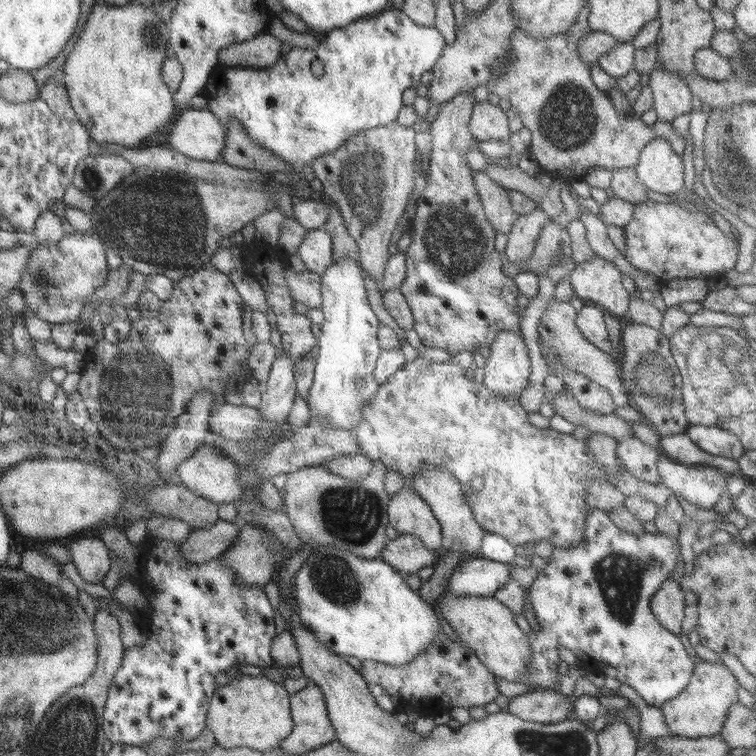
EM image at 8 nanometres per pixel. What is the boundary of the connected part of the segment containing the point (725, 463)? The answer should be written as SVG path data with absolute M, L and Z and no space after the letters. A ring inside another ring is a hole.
M686 432L661 437L660 446L661 454L669 456L678 463L684 463L688 467L708 466L726 475L743 475L737 461L707 454Z

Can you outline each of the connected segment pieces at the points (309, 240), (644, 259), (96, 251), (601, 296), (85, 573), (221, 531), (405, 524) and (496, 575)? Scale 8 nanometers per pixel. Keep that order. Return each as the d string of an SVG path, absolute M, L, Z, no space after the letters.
M326 229L309 230L298 248L308 271L322 276L334 262L333 244Z
M648 200L638 203L634 207L632 220L623 229L627 247L623 257L636 269L651 274L663 283L679 278L708 280L710 276L724 275L724 272L732 270L738 260L738 244L726 238L726 234L718 228L710 214L694 208L684 209L680 203L660 203Z
M71 229L58 242L40 244L36 250L32 251L31 258L22 272L20 286L18 286L26 302L25 307L28 307L31 314L40 320L46 320L51 325L79 320L87 300L94 296L97 289L104 286L108 280L107 249L98 233L92 231L84 234Z
M595 256L574 267L568 280L575 297L586 303L600 306L617 317L628 312L628 290L622 286L622 274L612 262Z
M82 538L67 546L78 573L90 584L103 582L110 570L110 549L100 538Z
M218 520L209 528L193 530L182 544L179 544L182 559L202 563L222 555L238 537L240 530L232 522Z
M406 485L390 500L387 514L389 524L399 535L412 534L420 538L428 549L442 551L444 532L433 510L417 494L414 488Z
M472 556L456 565L456 569L450 573L446 591L454 597L493 596L512 578L510 565Z

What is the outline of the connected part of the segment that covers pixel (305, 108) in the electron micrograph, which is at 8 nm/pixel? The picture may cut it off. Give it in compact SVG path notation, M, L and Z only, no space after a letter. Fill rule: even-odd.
M395 8L375 18L350 22L331 30L319 36L319 41L316 50L293 47L271 67L264 69L221 65L214 72L210 87L202 88L203 94L210 96L208 110L221 120L226 130L230 128L230 120L238 120L254 141L297 170L310 166L314 159L324 154L340 149L354 134L397 121L402 106L405 106L402 102L404 91L421 83L420 76L434 69L448 45L448 40L436 26L414 23L404 12ZM312 60L318 60L324 66L324 73L320 76L312 72Z

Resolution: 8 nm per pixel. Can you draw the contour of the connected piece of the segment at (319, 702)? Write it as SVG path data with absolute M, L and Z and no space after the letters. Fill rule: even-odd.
M312 682L290 696L294 729L279 747L284 753L306 754L336 740L337 730L328 720L324 697L320 687Z

